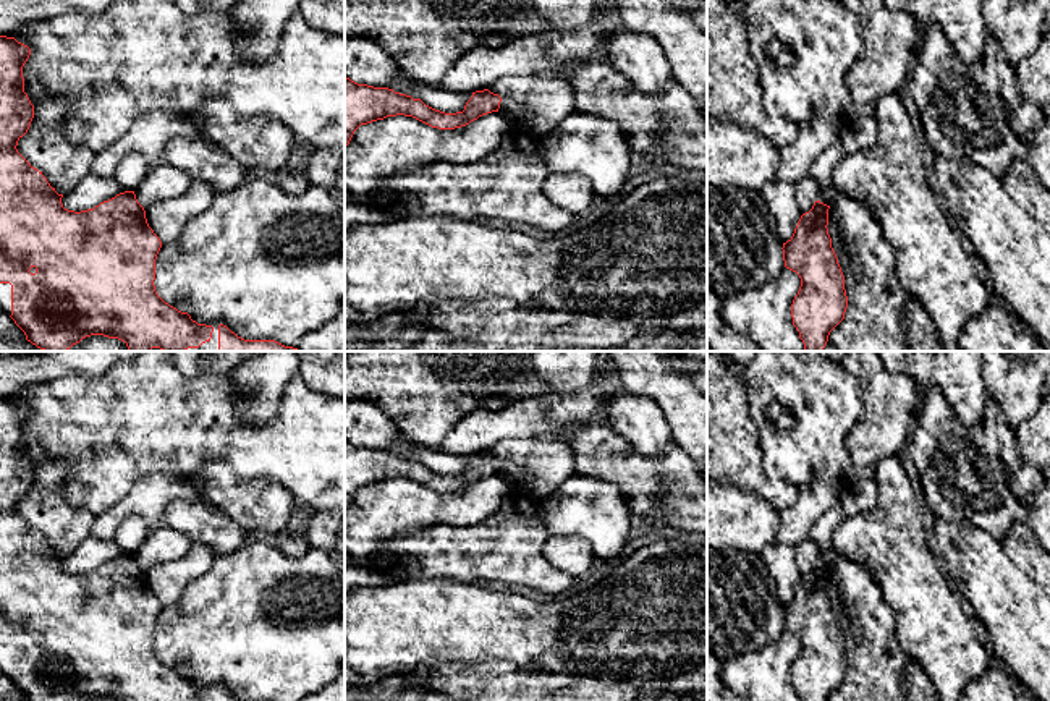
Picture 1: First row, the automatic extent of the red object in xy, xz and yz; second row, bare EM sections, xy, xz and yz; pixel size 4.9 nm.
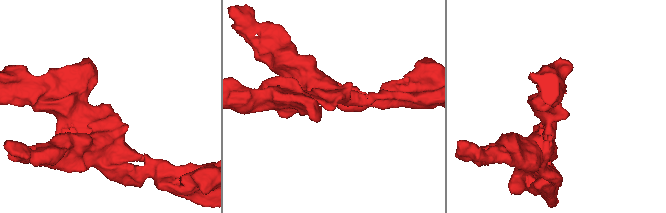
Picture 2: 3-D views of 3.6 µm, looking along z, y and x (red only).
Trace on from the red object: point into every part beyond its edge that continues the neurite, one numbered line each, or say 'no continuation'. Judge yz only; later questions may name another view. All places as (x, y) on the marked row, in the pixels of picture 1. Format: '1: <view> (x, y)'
no continuation

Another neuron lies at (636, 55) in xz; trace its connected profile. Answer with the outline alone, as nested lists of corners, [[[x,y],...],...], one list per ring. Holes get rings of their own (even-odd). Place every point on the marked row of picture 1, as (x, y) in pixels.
[[[615,16],[605,19],[602,57],[646,94],[658,96],[671,81],[671,68],[662,47]]]

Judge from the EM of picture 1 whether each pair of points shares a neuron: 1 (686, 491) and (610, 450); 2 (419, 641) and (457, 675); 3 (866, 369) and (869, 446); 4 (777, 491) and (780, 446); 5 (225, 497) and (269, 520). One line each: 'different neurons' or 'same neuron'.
1: same neuron
2: different neurons
3: same neuron
4: different neurons
5: same neuron

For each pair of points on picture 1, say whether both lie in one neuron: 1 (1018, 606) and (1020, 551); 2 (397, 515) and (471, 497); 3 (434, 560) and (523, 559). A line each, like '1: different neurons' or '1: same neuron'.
1: different neurons
2: same neuron
3: same neuron

